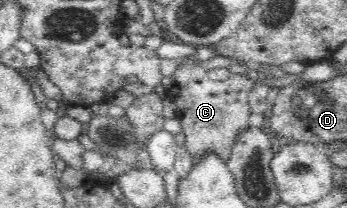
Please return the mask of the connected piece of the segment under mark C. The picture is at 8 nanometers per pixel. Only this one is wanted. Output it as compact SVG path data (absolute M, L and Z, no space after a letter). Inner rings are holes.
M216 56L208 62L189 61L178 66L171 76L173 85L169 88L167 98L177 106L175 117L179 118L182 124L182 132L185 134L184 149L192 157L193 165L209 152L227 161L231 157L236 135L249 126L251 111L248 94L256 82L247 73L232 73L224 81L210 79L207 71L219 67L230 67L230 59Z

